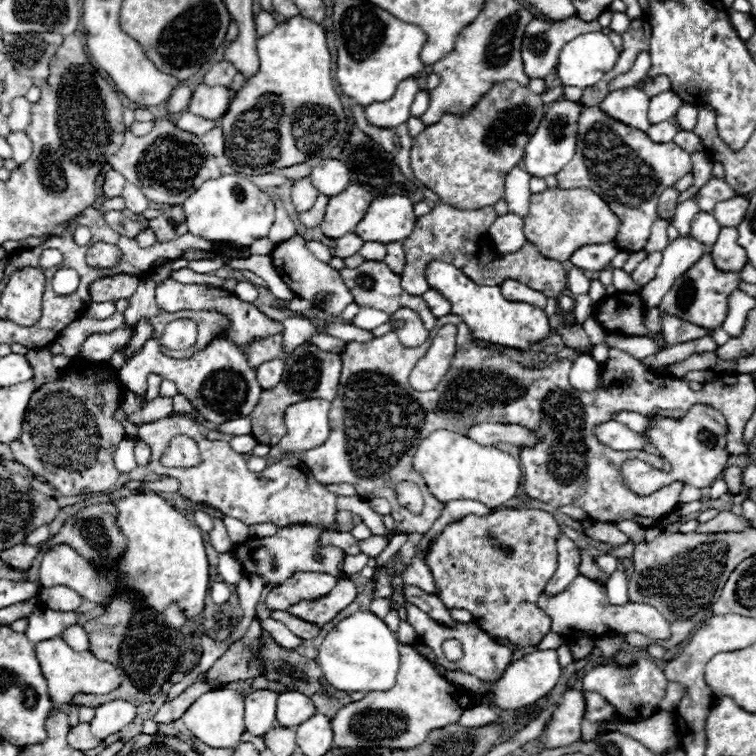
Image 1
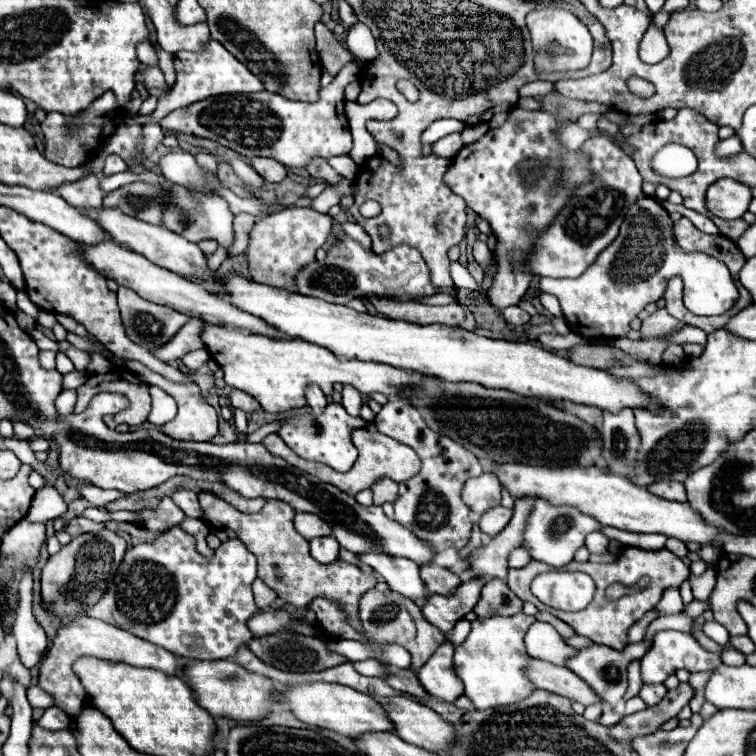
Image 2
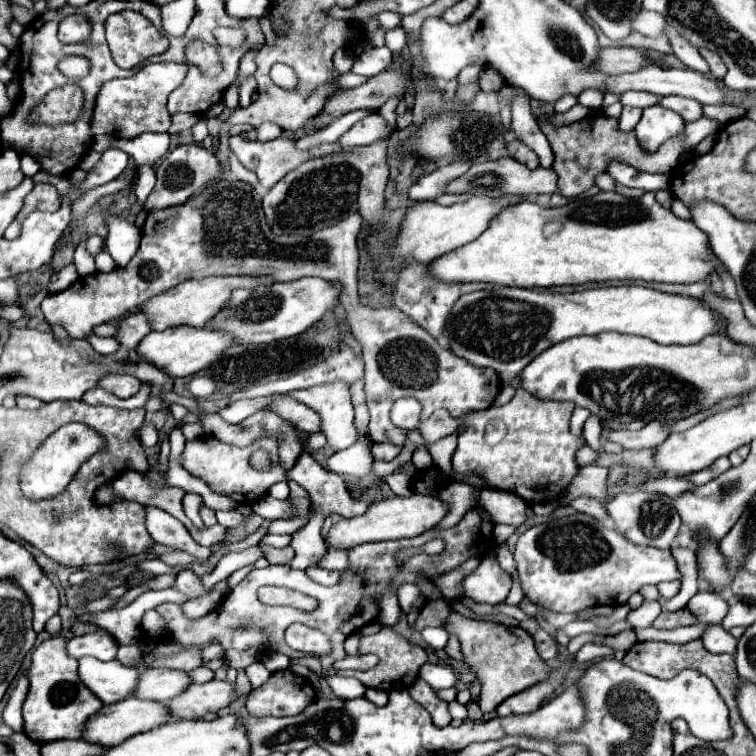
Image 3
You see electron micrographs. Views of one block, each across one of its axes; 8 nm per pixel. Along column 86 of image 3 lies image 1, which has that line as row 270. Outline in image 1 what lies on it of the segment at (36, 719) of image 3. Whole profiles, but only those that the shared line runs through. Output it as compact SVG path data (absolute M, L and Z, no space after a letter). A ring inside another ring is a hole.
M704 254L692 270L688 270L680 280L676 280L676 286L672 286L672 292L664 296L660 302L660 314L672 312L672 316L680 316L682 320L688 320L692 324L700 324L706 330L716 330L722 326L726 312L728 312L728 296L738 288L740 276L734 272L720 272L714 264L710 254Z

